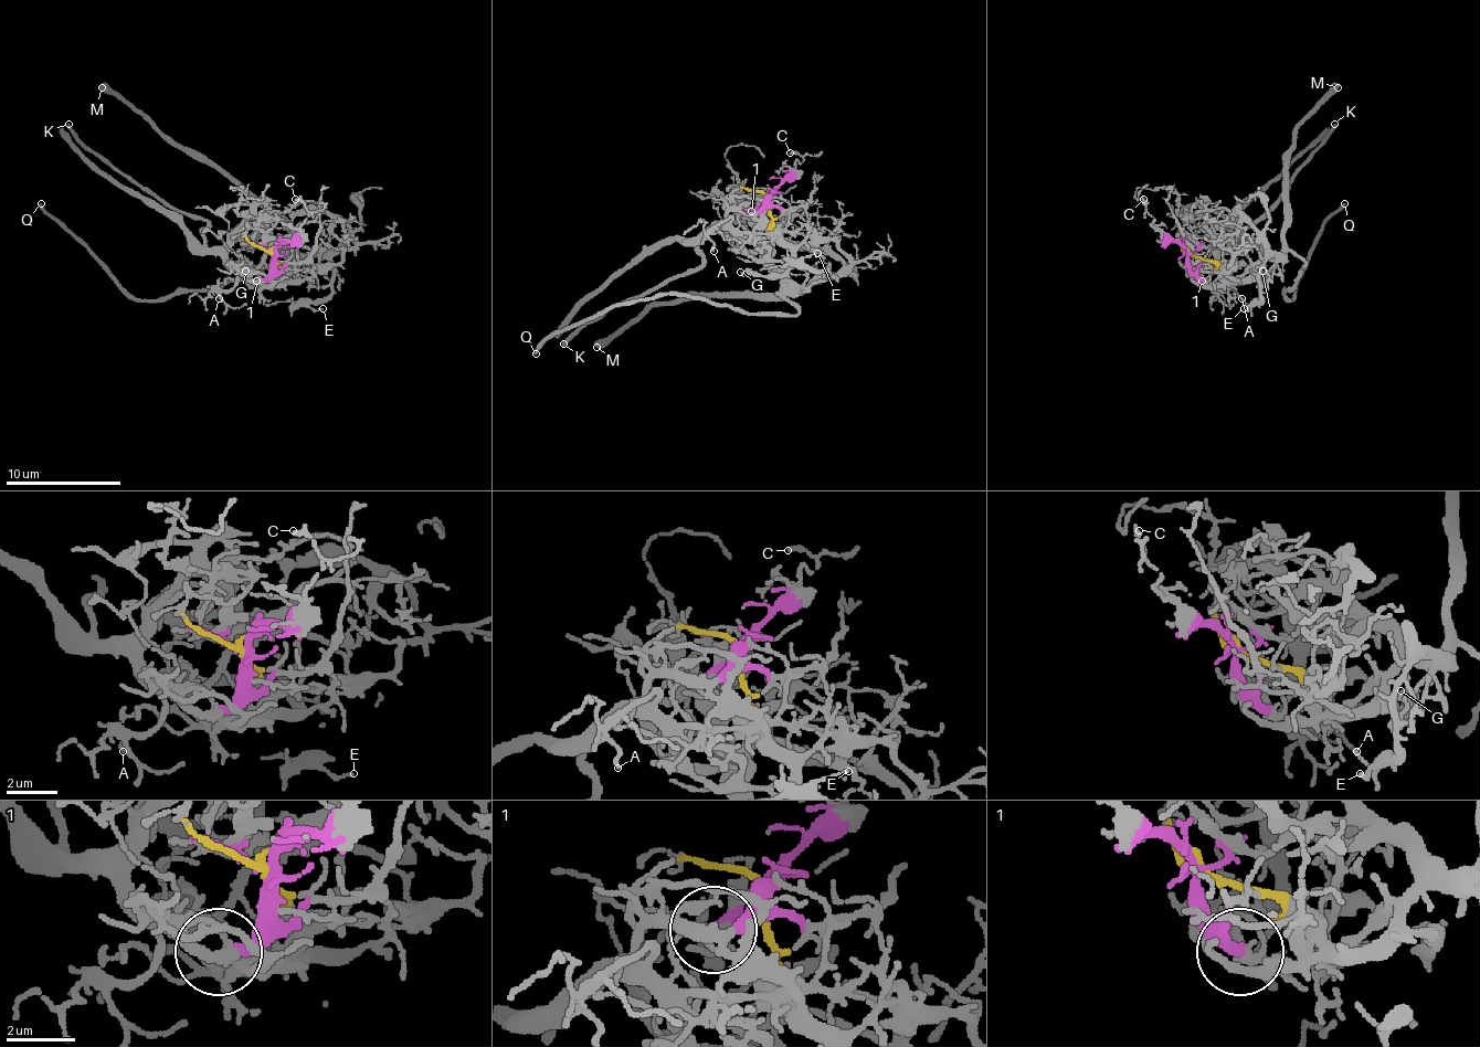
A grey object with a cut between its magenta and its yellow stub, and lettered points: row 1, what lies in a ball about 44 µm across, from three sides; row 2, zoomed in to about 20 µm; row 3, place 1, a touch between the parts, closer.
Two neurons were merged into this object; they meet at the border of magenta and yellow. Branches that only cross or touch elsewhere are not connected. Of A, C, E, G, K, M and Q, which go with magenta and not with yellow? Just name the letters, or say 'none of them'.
A, C, K

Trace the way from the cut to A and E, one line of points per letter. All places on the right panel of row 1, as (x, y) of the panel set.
A: (1187, 252), (1187, 268), (1200, 281), (1205, 268), (1211, 272), (1208, 286), (1243, 298)
E: (1187, 252), (1223, 266), (1239, 281), (1257, 277), (1262, 286), (1260, 298), (1243, 309)

